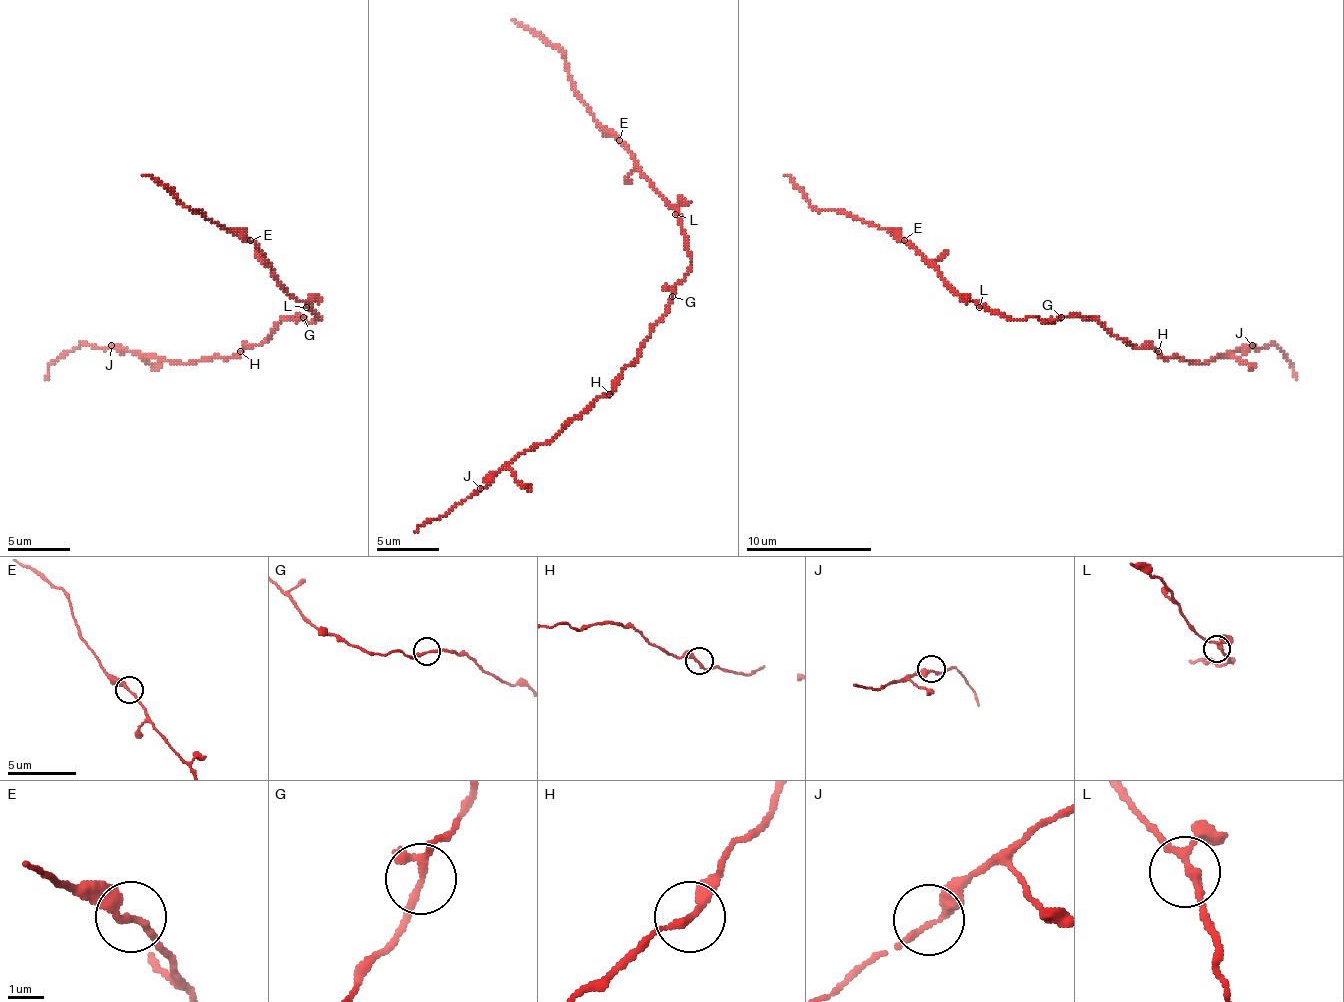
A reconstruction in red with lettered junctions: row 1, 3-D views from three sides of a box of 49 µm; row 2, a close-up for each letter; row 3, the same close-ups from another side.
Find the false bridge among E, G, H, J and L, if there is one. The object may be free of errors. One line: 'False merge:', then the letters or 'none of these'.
False merge: none of these

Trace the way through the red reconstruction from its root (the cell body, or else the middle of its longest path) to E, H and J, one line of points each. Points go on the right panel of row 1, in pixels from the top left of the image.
E: (1057, 320), (1048, 323), (1036, 317), (1007, 320), (979, 307), (973, 301), (966, 301), (904, 241)
H: (1057, 320), (1064, 317), (1089, 317), (1123, 342), (1136, 348), (1155, 348), (1158, 351)
J: (1057, 320), (1089, 317), (1136, 348), (1152, 348), (1161, 357), (1183, 357), (1199, 364), (1227, 357), (1252, 345)

